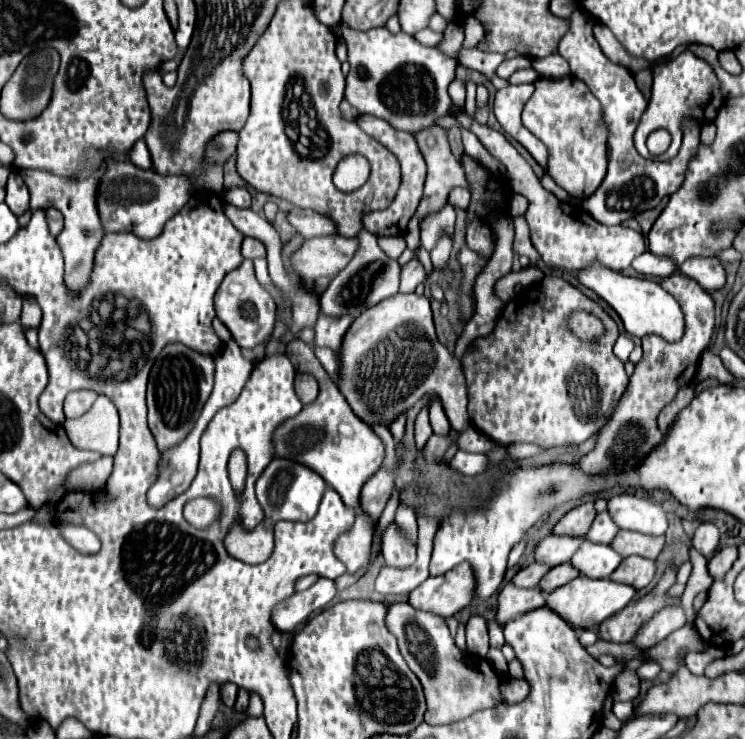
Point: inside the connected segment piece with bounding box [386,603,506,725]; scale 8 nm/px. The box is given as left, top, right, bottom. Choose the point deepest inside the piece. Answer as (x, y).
(456, 684)

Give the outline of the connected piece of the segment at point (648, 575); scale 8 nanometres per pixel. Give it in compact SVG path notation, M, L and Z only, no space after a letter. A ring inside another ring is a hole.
M626 557L620 567L610 575L612 581L628 583L636 589L644 589L652 583L656 575L656 561L646 557Z

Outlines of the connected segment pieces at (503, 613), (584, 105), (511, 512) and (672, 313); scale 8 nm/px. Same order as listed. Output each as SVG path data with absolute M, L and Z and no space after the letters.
M508 583L498 595L496 619L500 625L504 625L506 621L510 621L510 619L514 619L526 611L538 609L542 605L546 605L546 593L540 587L520 589L514 583Z
M540 77L534 83L534 95L528 99L522 111L522 123L526 129L530 129L546 147L548 147L548 173L550 177L566 189L576 199L586 199L592 195L598 185L602 183L606 175L606 127L600 119L600 103L598 99L588 91L588 87L576 79L576 77L560 77L560 79L548 79Z
M548 465L548 467L532 467L532 469L518 469L510 479L506 479L496 495L490 499L488 507L480 513L468 513L466 517L460 513L452 513L436 531L434 537L434 551L430 561L430 575L450 571L452 567L460 565L462 561L472 565L476 575L478 587L474 591L474 599L486 601L490 595L496 593L500 581L506 573L508 553L510 549L526 535L526 531L542 519L552 509L558 509L562 503L570 499L580 499L590 493L598 493L604 489L614 487L616 481L608 477L586 477L574 465Z
M598 261L588 263L586 267L582 267L576 273L576 279L592 289L600 299L604 299L622 319L624 329L634 335L634 337L644 337L648 333L656 333L664 339L678 341L684 335L684 315L682 309L678 305L678 301L668 295L658 283L648 281L648 279L638 279L638 277L626 277L618 271L612 271L604 265L600 265Z

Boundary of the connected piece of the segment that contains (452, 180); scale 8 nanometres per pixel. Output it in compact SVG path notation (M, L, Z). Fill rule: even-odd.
M432 127L432 129L426 129L422 133L416 135L416 141L424 153L424 159L428 163L428 179L426 179L426 187L424 187L424 197L420 201L420 207L416 211L416 215L412 217L412 221L408 223L408 233L406 233L406 245L416 251L418 245L420 245L420 231L418 231L418 221L420 217L424 217L426 213L432 213L432 211L438 211L446 199L448 199L448 193L452 187L456 185L462 185L462 187L468 187L466 183L466 177L464 177L464 169L460 165L460 161L450 153L450 147L448 147L448 139L446 139L446 131L442 127Z

